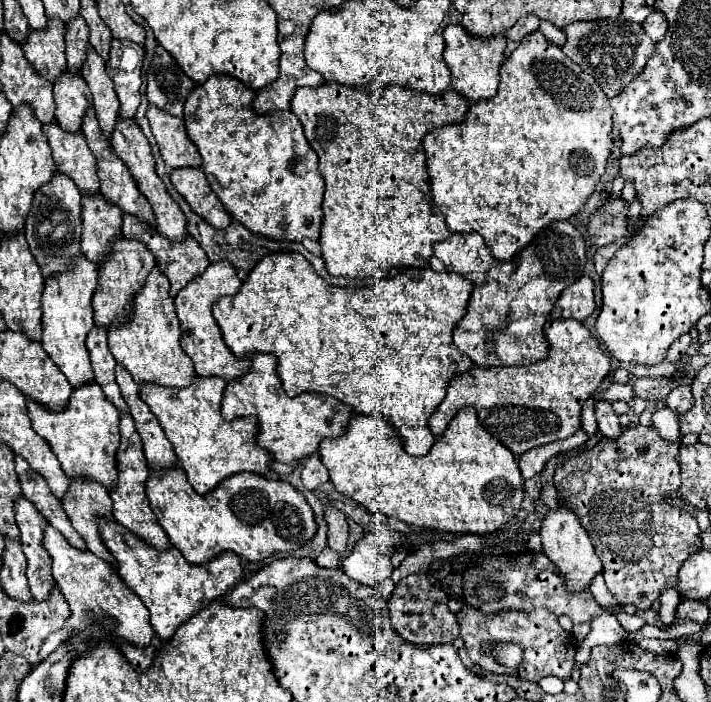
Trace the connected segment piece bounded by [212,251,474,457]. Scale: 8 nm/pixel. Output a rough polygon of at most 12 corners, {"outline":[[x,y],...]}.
{"outline":[[260,259],[212,313],[290,397],[388,417],[420,457],[470,357],[472,281],[406,267],[334,287]]}

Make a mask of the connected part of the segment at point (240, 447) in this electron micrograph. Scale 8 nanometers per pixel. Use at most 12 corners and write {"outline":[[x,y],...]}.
{"outline":[[224,379],[140,385],[190,485],[264,475],[256,417],[220,415]]}

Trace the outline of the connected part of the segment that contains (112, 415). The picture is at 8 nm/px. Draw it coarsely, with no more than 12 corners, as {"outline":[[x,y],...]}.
{"outline":[[90,381],[66,411],[26,399],[68,477],[108,489],[120,413]]}

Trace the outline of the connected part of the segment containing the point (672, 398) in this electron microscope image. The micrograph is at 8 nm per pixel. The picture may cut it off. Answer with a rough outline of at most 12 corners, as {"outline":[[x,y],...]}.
{"outline":[[678,385],[668,395],[668,407],[684,413],[692,407],[690,385]]}

